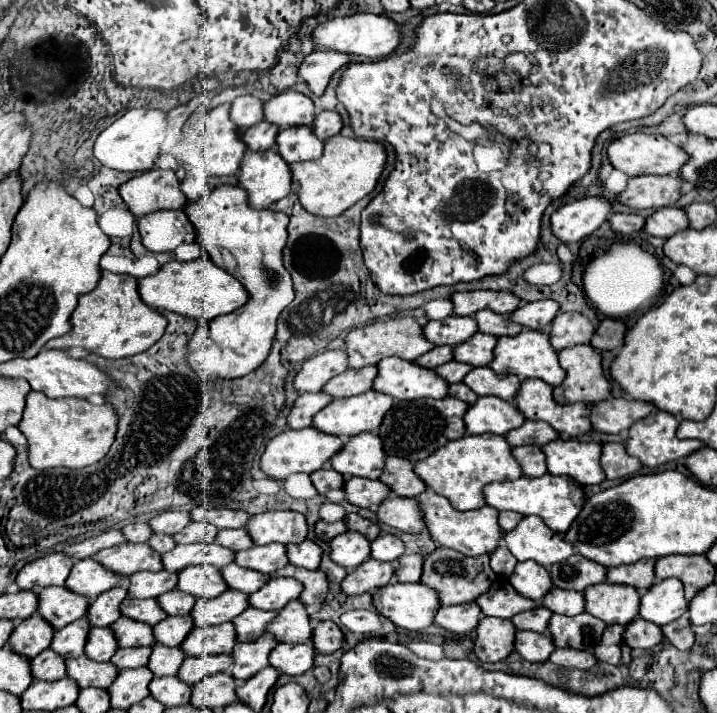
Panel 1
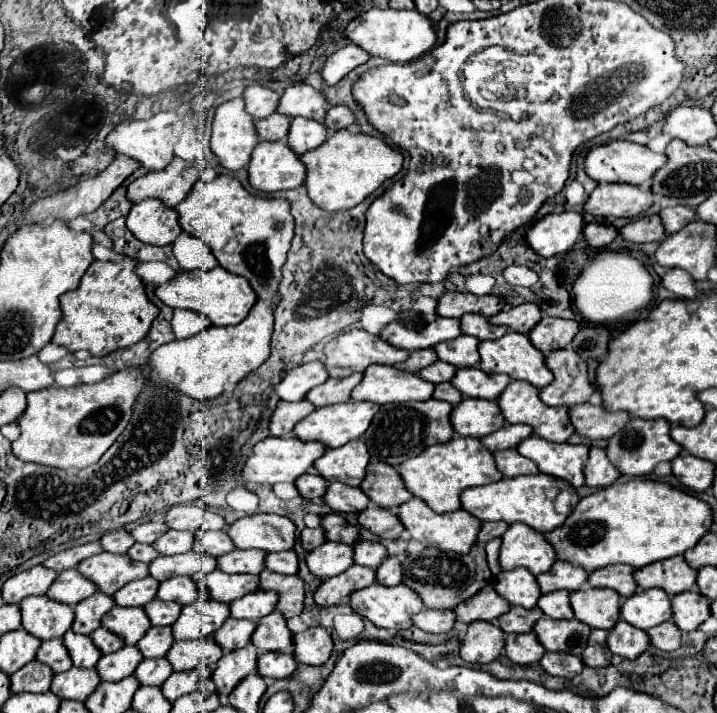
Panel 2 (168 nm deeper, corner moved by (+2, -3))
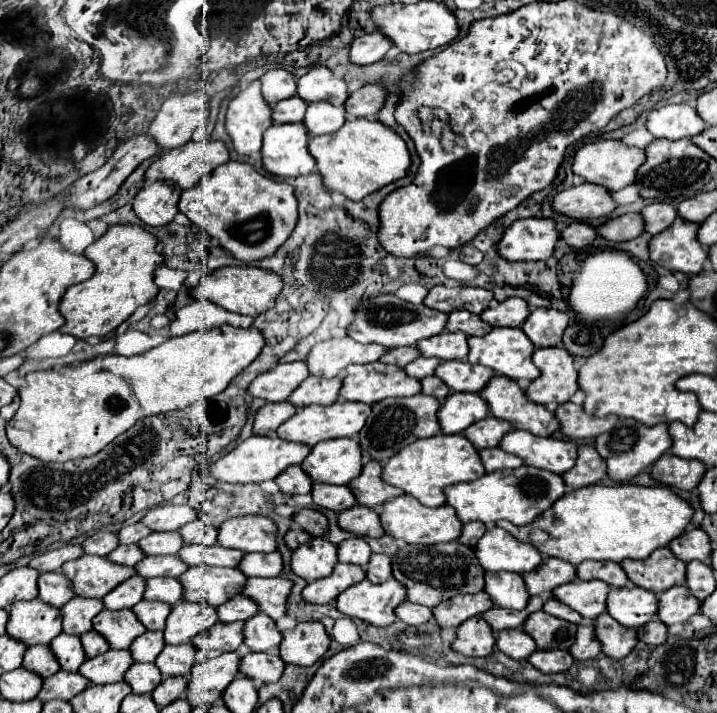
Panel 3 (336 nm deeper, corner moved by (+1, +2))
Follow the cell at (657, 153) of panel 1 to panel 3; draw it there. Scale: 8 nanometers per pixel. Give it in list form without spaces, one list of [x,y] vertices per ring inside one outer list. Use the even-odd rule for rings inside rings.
[[[596,140],[596,142],[582,146],[574,154],[572,172],[582,176],[590,184],[598,184],[610,192],[616,192],[634,182],[634,170],[642,164],[642,160],[644,160],[644,154],[640,148],[628,148],[620,144],[618,140]]]

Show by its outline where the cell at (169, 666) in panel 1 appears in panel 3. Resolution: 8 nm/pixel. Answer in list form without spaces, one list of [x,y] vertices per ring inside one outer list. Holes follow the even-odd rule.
[[[134,662],[124,680],[130,684],[134,694],[152,694],[154,688],[158,686],[158,682],[162,680],[162,676],[158,674],[158,668],[154,664],[138,664]]]

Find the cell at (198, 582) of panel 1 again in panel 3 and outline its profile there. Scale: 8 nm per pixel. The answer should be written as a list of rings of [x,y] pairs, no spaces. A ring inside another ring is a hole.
[[[150,578],[146,580],[144,600],[160,600],[166,604],[176,604],[182,600],[182,588],[176,578]]]

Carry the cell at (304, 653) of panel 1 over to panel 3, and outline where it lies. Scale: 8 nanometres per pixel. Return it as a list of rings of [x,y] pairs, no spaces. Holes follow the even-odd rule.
[[[246,654],[242,656],[240,662],[240,674],[248,676],[254,682],[262,682],[262,684],[270,684],[270,682],[278,682],[282,672],[284,672],[284,662],[280,656],[276,654]]]

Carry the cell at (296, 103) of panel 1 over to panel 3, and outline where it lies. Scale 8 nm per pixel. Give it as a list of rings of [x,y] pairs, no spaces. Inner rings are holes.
[[[314,66],[306,76],[298,80],[298,96],[304,102],[328,100],[342,106],[348,98],[348,86],[344,78],[336,78],[334,72],[326,66]]]

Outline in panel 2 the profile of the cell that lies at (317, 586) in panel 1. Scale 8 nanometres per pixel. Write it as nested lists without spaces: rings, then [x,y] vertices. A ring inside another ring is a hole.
[[[269,569],[261,571],[261,589],[279,593],[279,611],[289,619],[293,615],[301,615],[305,601],[305,581],[299,575],[281,575]]]

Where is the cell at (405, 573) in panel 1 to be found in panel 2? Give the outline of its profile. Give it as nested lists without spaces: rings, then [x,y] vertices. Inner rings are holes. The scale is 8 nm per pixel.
[[[387,557],[375,573],[377,573],[377,583],[381,585],[401,585],[403,583],[403,569],[397,557]]]

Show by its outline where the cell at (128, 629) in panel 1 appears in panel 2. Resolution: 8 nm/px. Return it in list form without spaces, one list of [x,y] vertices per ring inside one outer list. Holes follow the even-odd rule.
[[[99,627],[97,631],[93,631],[91,639],[93,639],[93,643],[97,643],[97,647],[101,647],[101,653],[113,653],[113,651],[125,647],[125,641],[105,627]]]

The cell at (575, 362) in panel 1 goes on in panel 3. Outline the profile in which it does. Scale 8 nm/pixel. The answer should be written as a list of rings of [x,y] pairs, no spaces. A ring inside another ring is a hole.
[[[538,348],[532,354],[532,362],[540,370],[540,376],[524,388],[530,402],[558,406],[568,402],[578,390],[578,372],[566,348]]]

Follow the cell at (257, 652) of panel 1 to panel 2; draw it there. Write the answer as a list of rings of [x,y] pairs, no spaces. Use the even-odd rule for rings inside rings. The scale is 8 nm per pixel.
[[[253,645],[225,653],[223,659],[219,659],[217,669],[213,671],[217,693],[229,695],[237,687],[237,683],[253,671],[257,671],[257,649]]]

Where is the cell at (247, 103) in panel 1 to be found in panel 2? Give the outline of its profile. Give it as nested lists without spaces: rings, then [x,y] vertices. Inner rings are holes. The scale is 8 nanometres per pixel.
[[[251,85],[243,91],[243,99],[245,99],[245,111],[255,119],[265,119],[269,117],[275,107],[277,107],[277,99],[279,95],[267,87],[261,85]]]

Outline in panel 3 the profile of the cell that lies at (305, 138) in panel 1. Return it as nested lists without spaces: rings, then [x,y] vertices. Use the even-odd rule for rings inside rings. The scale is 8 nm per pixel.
[[[322,100],[308,104],[304,124],[308,126],[312,136],[330,134],[330,132],[338,130],[344,122],[346,122],[344,106],[334,106],[330,102],[322,102]]]

